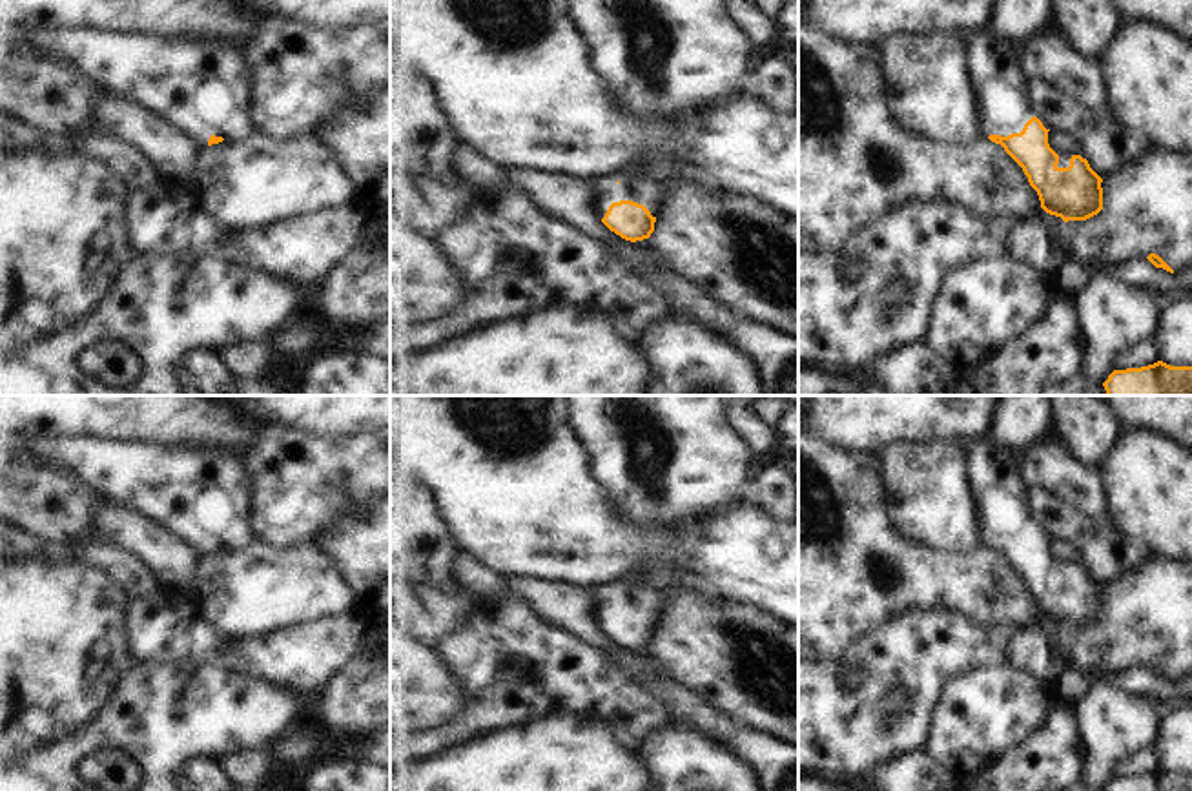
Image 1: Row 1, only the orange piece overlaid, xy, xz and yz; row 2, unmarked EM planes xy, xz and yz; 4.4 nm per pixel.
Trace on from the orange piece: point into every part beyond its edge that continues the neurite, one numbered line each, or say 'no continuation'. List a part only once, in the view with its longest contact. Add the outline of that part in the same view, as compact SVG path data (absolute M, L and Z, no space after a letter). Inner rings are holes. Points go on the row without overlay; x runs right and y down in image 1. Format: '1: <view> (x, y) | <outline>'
1: xz (642, 598) | M620 580L616 585L592 587L591 591L596 601L596 622L600 627L605 625L612 611L620 609L643 612L653 625L662 618L663 600L656 587Z

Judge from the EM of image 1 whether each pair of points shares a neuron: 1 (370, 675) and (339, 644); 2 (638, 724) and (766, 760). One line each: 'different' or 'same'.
1: different
2: different

